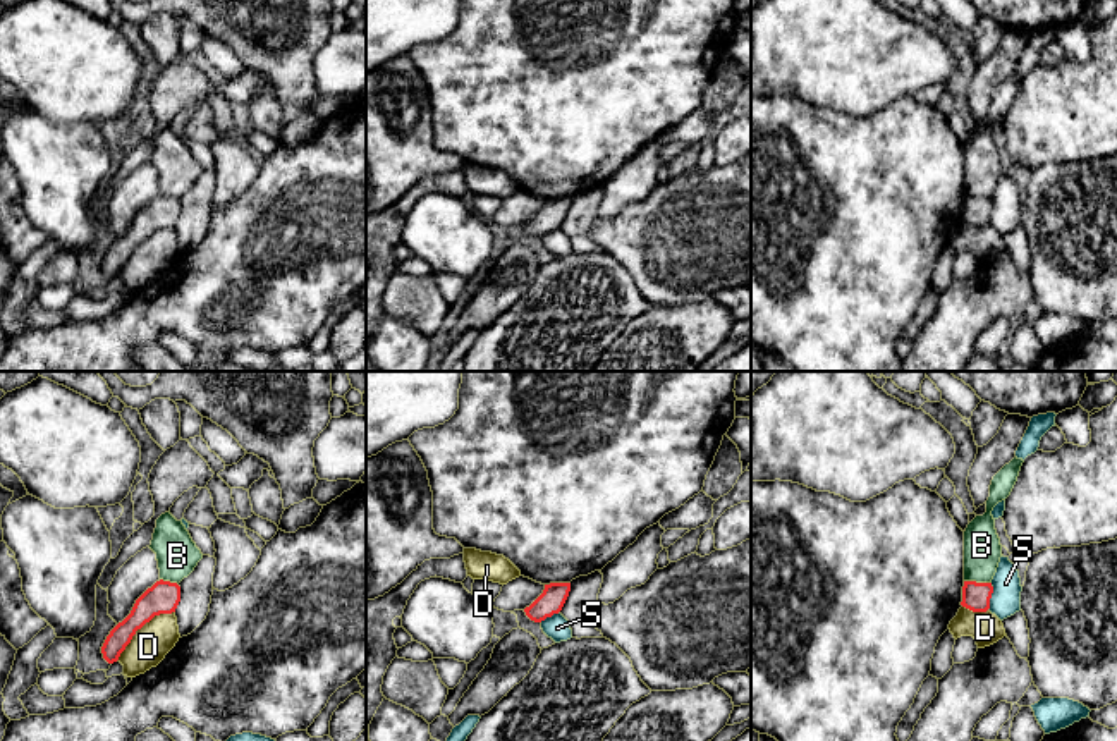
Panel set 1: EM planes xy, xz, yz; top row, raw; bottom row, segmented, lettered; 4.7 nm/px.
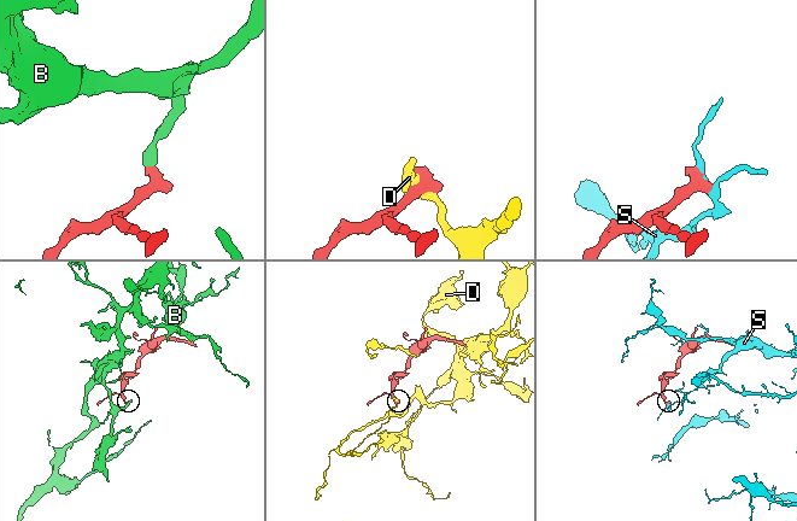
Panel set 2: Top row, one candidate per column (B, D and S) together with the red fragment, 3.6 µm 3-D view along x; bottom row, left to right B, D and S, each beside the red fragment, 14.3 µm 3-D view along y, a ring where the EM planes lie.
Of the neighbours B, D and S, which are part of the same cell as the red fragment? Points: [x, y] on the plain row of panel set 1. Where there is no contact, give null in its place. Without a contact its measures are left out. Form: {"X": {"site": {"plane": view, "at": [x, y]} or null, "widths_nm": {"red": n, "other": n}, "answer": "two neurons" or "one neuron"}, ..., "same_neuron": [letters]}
{"B": {"site": {"plane": "yz", "at": [978, 198]}, "widths_nm": {"red": 130, "other": 180}, "answer": "two neurons"}, "D": {"site": {"plane": "xy", "at": [141, 241]}, "widths_nm": {"red": 150, "other": 180}, "answer": "two neurons"}, "S": {"site": {"plane": "yz", "at": [990, 212]}, "widths_nm": {"red": 130, "other": 140}, "answer": "two neurons"}, "same_neuron": []}

